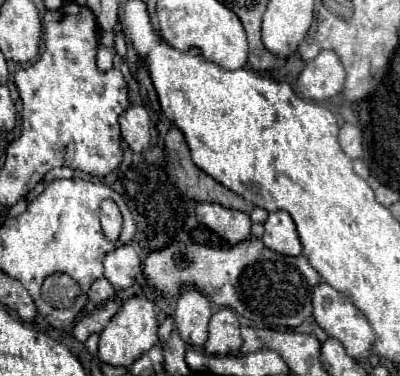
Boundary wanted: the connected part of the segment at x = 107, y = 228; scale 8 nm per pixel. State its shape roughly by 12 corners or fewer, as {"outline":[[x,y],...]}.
{"outline":[[115,202],[101,206],[101,226],[109,240],[121,232]]}

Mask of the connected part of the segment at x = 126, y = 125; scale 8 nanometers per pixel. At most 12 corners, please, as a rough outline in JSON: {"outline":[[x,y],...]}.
{"outline":[[129,106],[119,118],[121,138],[133,152],[150,146],[150,116]]}

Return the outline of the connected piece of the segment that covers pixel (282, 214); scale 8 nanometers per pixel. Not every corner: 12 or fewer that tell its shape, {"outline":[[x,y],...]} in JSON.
{"outline":[[285,210],[269,214],[261,240],[285,256],[303,252],[295,222]]}

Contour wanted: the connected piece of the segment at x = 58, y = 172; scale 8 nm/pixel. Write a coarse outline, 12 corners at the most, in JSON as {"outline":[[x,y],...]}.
{"outline":[[53,168],[45,174],[43,182],[49,184],[57,178],[71,178],[73,170]]}

